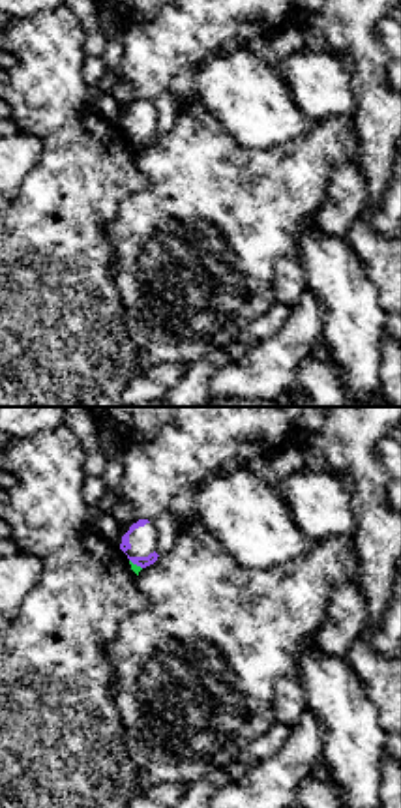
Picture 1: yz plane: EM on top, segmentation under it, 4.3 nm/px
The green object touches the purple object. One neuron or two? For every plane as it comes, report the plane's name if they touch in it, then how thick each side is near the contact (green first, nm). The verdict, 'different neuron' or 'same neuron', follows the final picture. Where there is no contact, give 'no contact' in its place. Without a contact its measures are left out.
yz | 40/50 nm

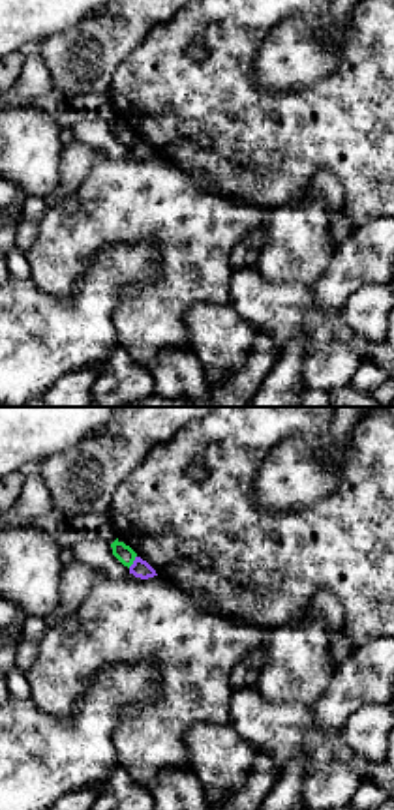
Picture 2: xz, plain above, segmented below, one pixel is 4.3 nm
xz | 80/80 nm

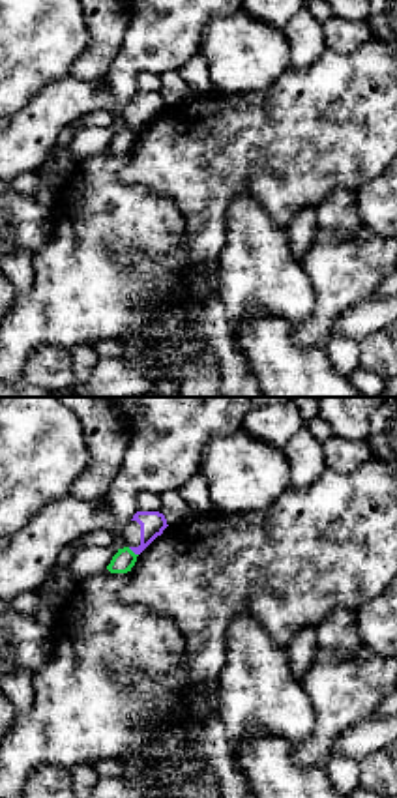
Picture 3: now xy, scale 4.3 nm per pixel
xy | 90/110 nm

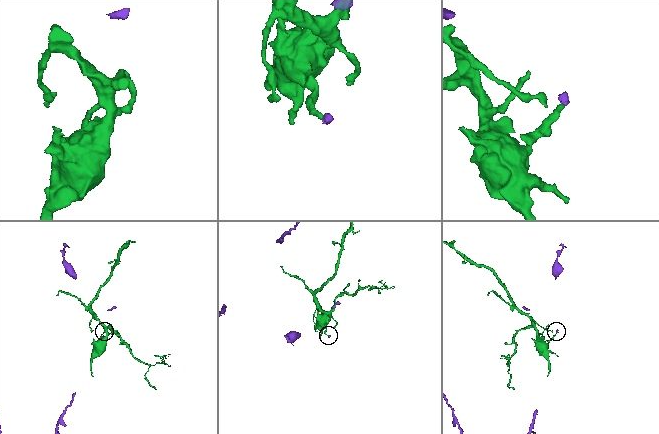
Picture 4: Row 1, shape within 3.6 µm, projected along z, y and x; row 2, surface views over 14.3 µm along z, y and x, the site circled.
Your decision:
different neuron

